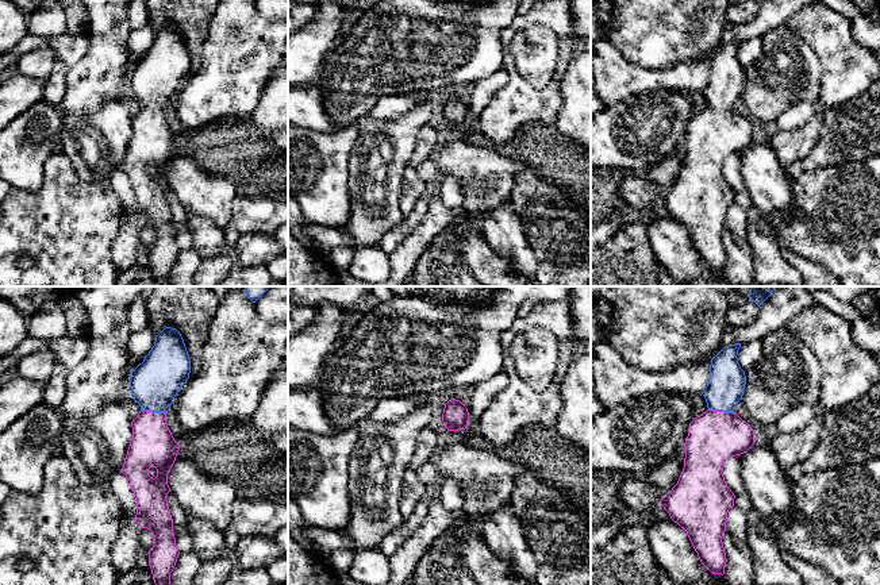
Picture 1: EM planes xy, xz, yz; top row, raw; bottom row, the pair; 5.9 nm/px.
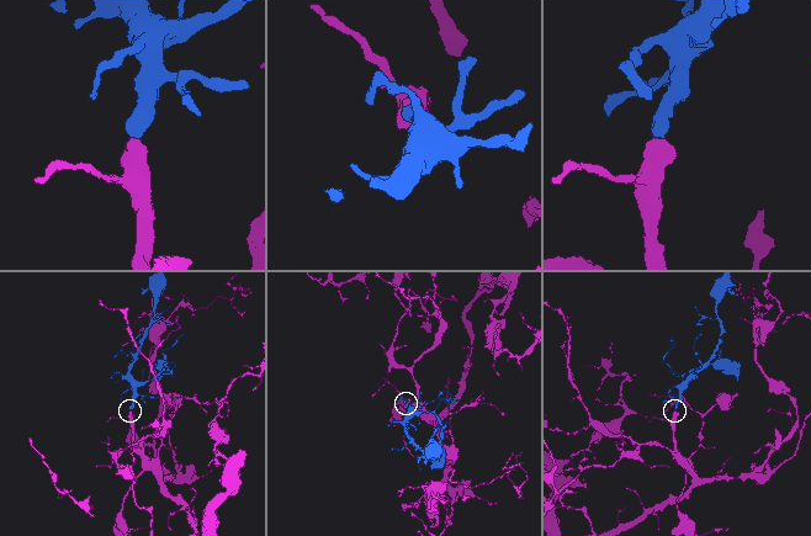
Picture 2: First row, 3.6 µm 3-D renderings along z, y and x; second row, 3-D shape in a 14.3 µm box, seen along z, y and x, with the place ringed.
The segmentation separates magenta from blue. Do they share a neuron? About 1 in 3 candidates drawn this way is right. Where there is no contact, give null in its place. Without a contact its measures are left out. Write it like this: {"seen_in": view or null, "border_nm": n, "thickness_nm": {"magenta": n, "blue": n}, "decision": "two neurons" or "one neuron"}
{"seen_in": "xy", "border_nm": 150, "thickness_nm": {"magenta": 260, "blue": 280}, "decision": "one neuron"}

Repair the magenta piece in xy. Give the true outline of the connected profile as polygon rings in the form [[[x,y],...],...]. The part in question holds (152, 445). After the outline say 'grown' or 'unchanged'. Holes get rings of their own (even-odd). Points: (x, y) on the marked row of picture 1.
[[[165,327],[154,346],[130,376],[134,400],[141,411],[131,422],[132,438],[122,467],[137,501],[135,520],[154,535],[149,565],[155,585],[170,585],[180,551],[166,496],[168,474],[180,446],[168,424],[166,412],[189,378],[191,359],[181,334]]] | grown

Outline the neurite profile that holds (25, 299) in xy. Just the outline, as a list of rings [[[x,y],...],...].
[[[0,286],[0,300],[11,303],[26,319],[49,301],[72,295],[72,286]]]

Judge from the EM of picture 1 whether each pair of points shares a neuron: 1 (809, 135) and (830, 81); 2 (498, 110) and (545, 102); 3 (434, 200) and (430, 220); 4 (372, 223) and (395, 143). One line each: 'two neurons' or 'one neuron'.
1: two neurons
2: one neuron
3: one neuron
4: one neuron

